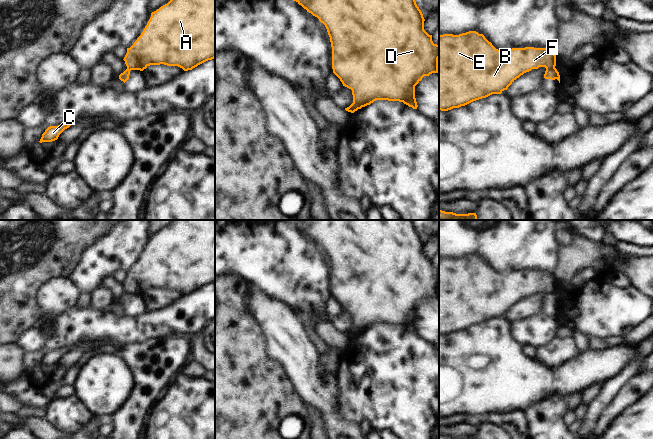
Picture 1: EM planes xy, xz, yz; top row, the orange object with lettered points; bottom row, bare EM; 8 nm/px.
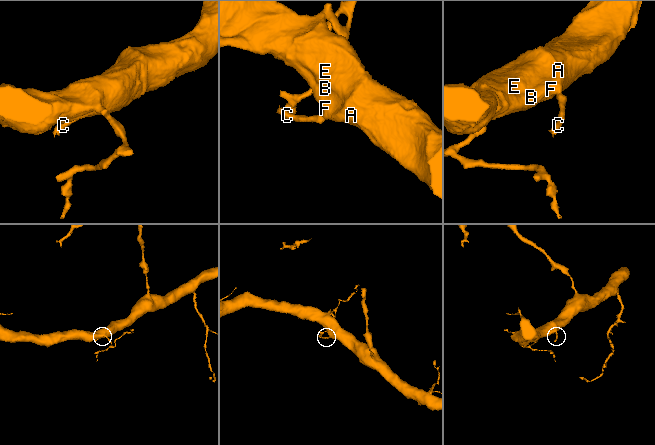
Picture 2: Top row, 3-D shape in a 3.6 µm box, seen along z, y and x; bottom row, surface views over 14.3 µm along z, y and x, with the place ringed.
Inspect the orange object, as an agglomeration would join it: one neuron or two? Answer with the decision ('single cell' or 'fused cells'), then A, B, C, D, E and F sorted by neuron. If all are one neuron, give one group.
fused cells | A B D E F / C

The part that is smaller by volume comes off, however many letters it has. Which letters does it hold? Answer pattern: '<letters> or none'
C

